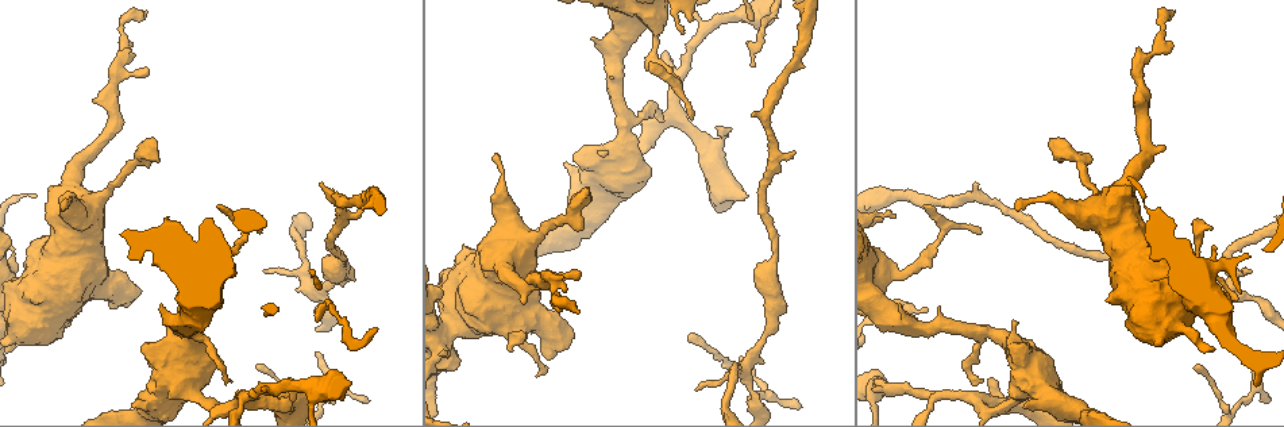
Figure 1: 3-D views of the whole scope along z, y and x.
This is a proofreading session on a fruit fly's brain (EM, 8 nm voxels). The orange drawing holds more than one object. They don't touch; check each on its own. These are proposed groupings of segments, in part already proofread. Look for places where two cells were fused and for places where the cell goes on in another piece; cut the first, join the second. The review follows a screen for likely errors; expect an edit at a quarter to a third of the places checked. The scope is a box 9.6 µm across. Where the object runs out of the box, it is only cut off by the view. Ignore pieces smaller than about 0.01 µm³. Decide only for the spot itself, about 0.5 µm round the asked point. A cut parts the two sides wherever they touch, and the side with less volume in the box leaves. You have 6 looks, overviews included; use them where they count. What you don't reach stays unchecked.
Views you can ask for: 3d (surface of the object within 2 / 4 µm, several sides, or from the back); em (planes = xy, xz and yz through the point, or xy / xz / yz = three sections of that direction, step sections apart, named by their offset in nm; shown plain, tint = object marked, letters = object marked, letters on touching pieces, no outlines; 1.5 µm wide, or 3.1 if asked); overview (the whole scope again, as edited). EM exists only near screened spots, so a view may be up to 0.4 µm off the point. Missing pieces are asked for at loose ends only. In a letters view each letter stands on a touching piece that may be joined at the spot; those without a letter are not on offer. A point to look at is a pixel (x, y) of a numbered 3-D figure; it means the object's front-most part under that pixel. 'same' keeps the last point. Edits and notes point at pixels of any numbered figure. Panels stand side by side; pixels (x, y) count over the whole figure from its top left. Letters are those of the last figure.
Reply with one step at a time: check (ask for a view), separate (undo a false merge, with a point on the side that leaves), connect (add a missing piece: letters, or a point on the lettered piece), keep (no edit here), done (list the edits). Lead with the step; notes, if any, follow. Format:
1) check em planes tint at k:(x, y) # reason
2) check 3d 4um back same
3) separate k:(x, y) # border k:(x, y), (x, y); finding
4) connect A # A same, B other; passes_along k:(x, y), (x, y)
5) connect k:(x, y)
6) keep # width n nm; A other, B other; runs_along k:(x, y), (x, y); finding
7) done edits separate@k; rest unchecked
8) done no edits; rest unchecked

check em planes letters at 1:(154, 141) # an open end

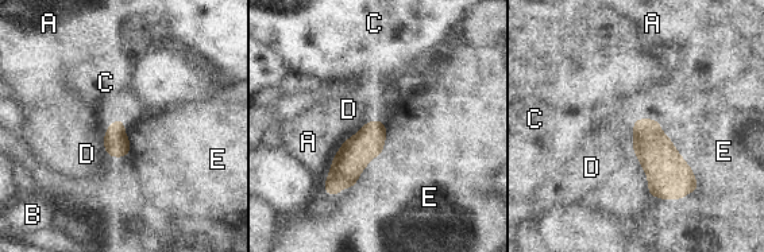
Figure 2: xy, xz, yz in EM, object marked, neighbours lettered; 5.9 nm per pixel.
keep # width 160 nm; A other, B other, C other, D other, E other; border 2:(386, 120), (382, 152), (331, 197); none of them fits

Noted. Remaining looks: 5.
check em xy step 4 letters at 1:(753, 67) # end of a long branch

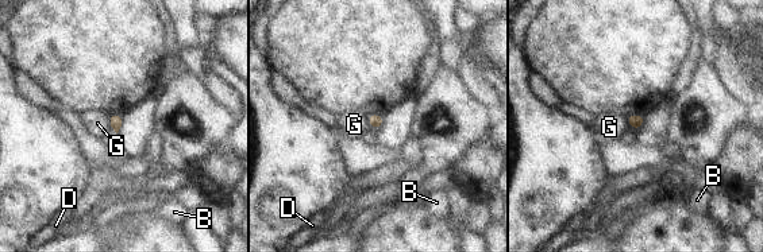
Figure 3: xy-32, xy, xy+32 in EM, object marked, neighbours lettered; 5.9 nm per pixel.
keep # width 80 nm; longest_contact G 120 nm; B other, D other, G other; no lettered piece goes on from it

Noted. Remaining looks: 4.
check 3d 2um at 1:(315, 354) # tapers out

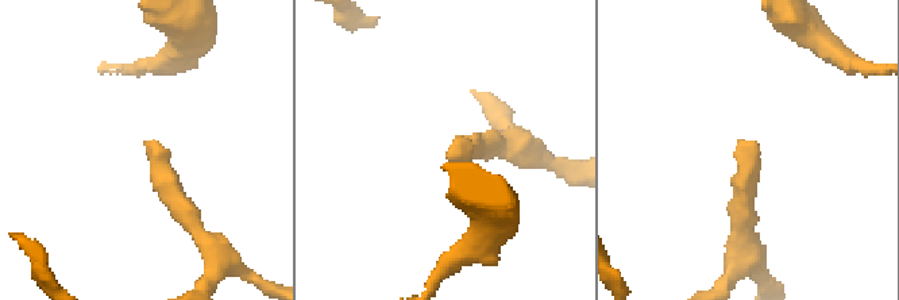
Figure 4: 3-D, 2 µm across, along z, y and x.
check em planes plain at 4:(150, 144)

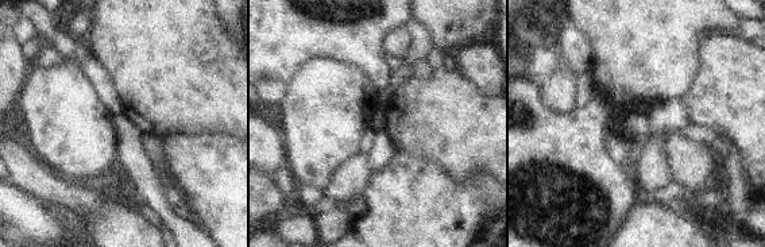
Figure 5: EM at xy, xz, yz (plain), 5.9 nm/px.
check em planes letters same

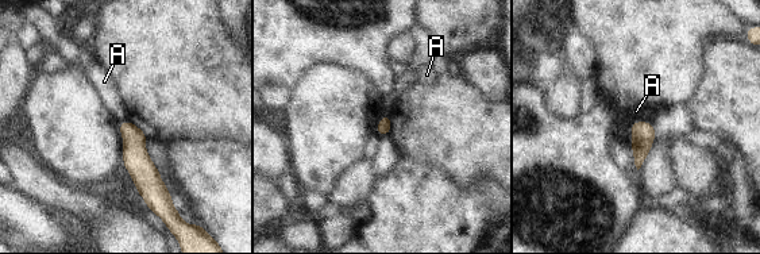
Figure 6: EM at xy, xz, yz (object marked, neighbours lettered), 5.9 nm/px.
keep # width 90 nm; A other; runs_along 6:(122, 124), (134, 138), (151, 200); none of them fits

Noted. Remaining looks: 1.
done no edits; rest unchecked

